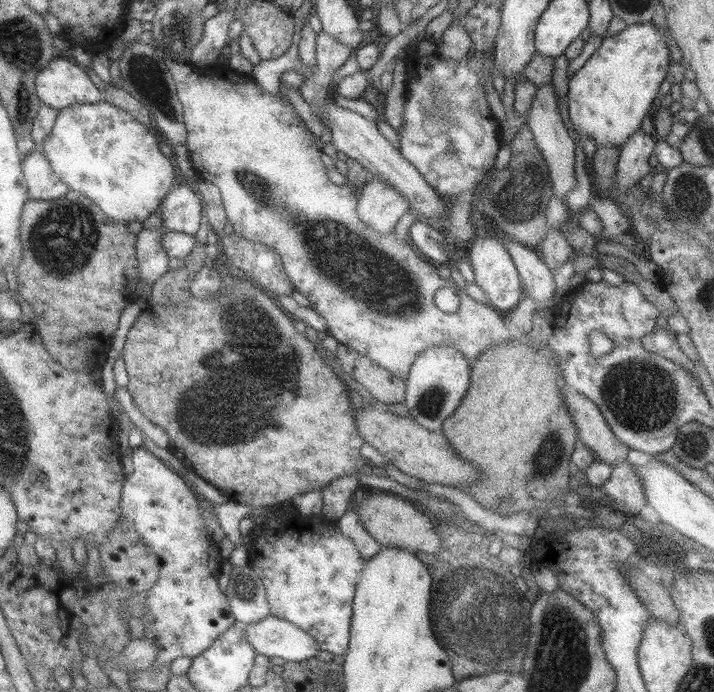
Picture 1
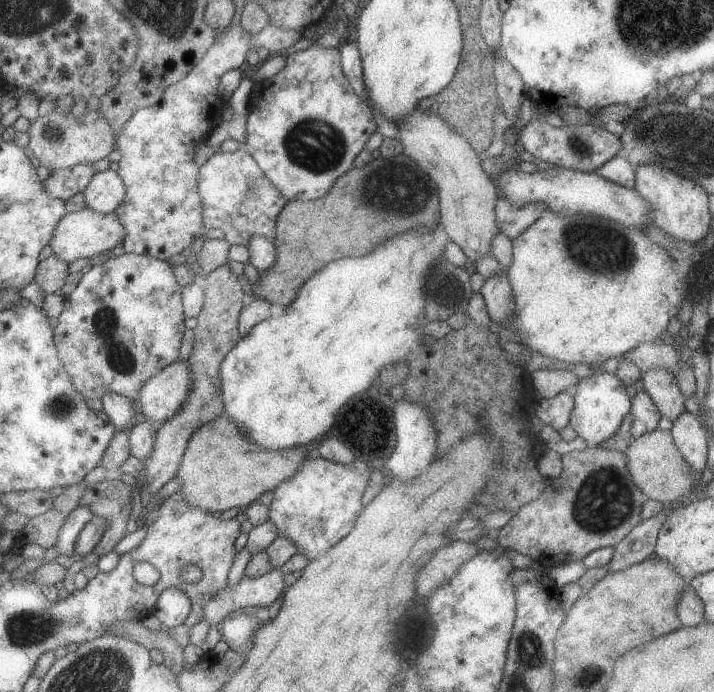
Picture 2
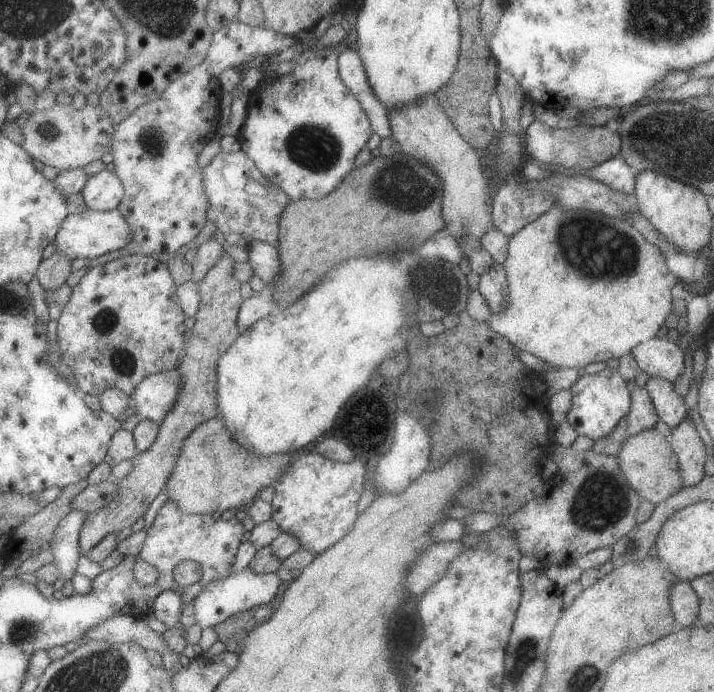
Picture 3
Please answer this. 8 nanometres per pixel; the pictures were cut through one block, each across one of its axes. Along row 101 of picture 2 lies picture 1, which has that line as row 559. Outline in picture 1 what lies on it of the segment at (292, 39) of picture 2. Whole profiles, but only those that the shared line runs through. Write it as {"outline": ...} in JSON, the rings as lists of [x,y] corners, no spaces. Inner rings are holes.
{"outline":[[[143,446],[132,449],[129,458],[133,472],[125,475],[121,484],[121,498],[118,504],[120,515],[133,523],[133,528],[139,533],[143,543],[160,560],[158,580],[145,594],[145,609],[141,610],[144,614],[137,622],[133,621],[134,637],[155,643],[157,654],[147,669],[149,672],[157,672],[163,664],[175,658],[185,656],[191,659],[197,656],[236,624],[236,621],[229,610],[226,595],[217,585],[217,575],[225,558],[220,556],[218,543],[205,532],[203,518],[199,514],[199,497],[195,496],[193,487]]]}

